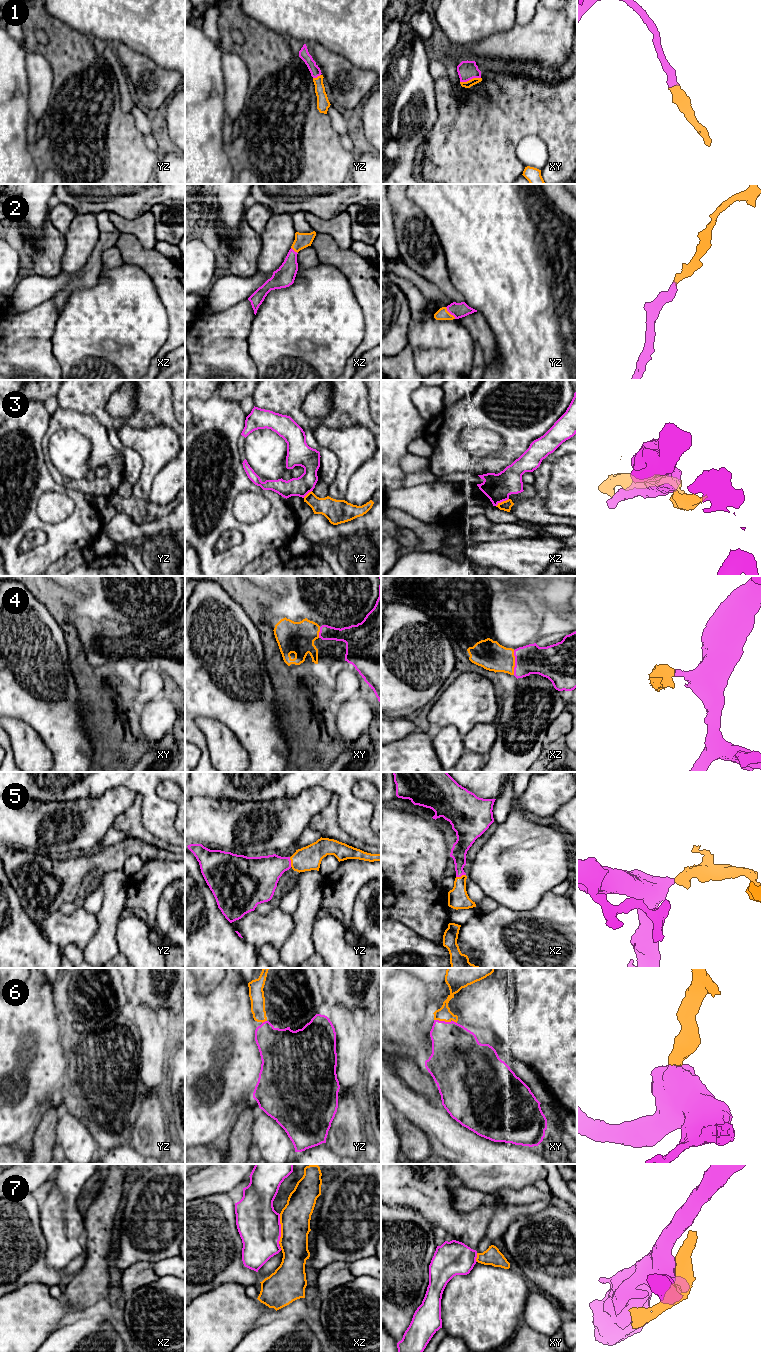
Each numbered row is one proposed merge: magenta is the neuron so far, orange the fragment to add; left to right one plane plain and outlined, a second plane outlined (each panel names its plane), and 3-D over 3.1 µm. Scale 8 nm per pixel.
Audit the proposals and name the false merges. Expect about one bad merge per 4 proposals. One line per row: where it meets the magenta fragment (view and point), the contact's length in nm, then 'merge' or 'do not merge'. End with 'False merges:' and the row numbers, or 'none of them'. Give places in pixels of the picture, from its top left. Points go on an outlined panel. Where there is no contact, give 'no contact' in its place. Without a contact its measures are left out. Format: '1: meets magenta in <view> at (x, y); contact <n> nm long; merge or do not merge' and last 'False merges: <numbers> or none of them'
1: meets magenta in xy at (470, 79); contact 170 nm long; merge
2: meets magenta in yz at (450, 313); contact 130 nm long; merge
3: meets magenta in xz at (502, 501); contact 120 nm long; do not merge
4: meets magenta in xz at (515, 662); contact 200 nm long; merge
5: meets magenta in yz at (290, 862); contact 80 nm long; merge
6: meets magenta in xy at (444, 1021); contact 190 nm long; merge
7: meets magenta in xz at (280, 1229); contact 240 nm long; do not merge
False merges: 3, 7

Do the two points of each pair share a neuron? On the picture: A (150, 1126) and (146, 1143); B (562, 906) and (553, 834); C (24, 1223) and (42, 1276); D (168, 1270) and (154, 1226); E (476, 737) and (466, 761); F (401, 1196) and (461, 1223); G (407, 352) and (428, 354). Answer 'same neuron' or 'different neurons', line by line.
A: same neuron
B: different neurons
C: same neuron
D: different neurons
E: different neurons
F: same neuron
G: different neurons

